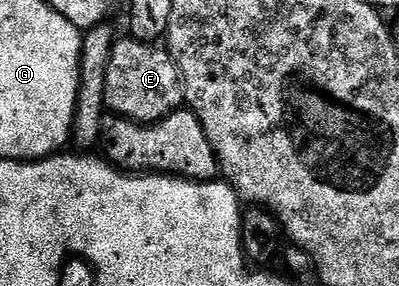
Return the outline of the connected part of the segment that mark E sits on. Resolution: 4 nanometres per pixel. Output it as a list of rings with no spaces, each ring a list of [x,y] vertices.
[[[125,36],[124,39],[113,41],[112,51],[106,64],[105,107],[113,115],[129,118],[132,122],[160,122],[185,105],[184,81],[180,75],[178,64],[163,45],[151,42],[140,42],[137,38]]]

